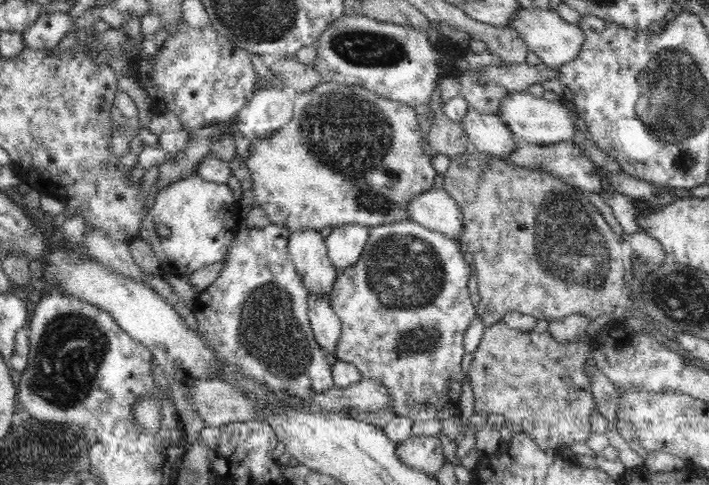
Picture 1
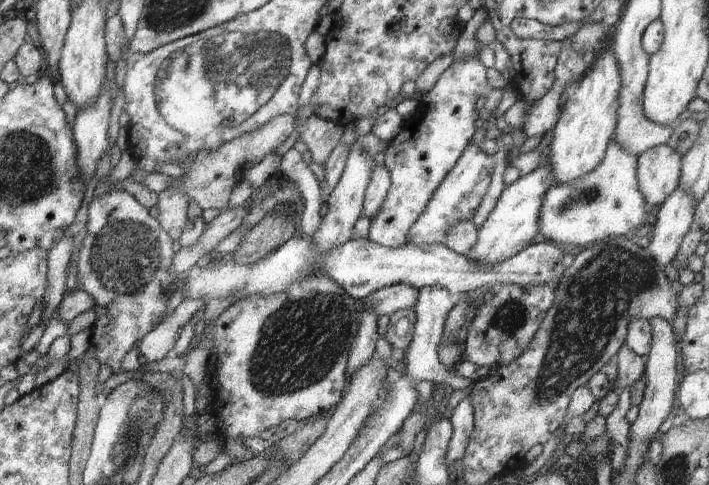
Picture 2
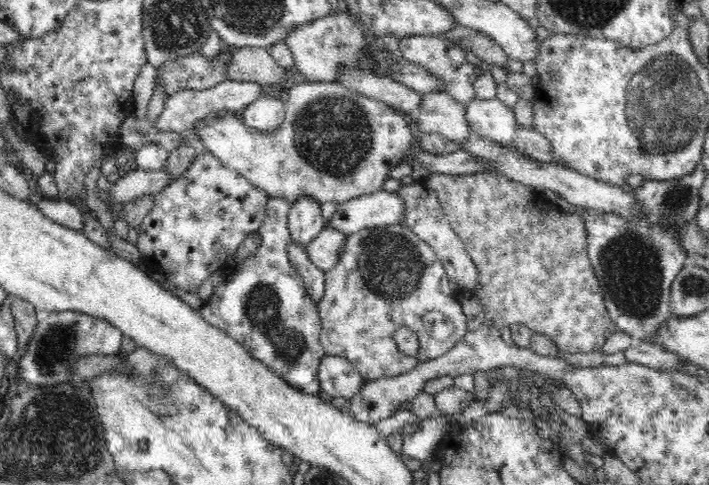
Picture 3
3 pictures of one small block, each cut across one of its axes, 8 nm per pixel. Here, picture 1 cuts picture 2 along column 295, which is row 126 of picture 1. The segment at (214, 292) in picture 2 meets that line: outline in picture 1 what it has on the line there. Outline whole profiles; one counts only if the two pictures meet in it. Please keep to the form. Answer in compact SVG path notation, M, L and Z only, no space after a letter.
M266 86L255 91L250 101L237 112L235 130L248 140L271 137L292 120L293 93Z

